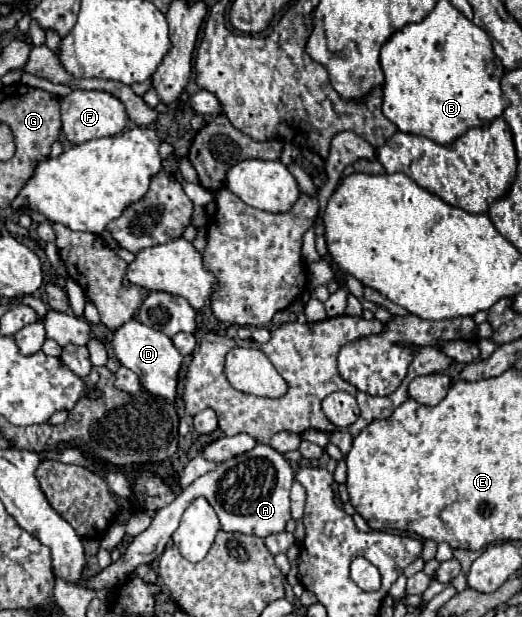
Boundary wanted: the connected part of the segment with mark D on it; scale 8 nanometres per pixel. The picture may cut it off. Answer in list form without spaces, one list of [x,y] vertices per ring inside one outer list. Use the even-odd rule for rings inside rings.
[[[131,318],[129,322],[125,322],[121,328],[117,328],[113,332],[111,344],[113,344],[113,352],[115,352],[117,360],[125,368],[133,370],[141,378],[141,384],[143,384],[143,388],[147,392],[157,394],[161,398],[167,398],[171,402],[175,400],[175,394],[177,394],[177,374],[179,374],[183,356],[177,352],[177,348],[173,346],[171,338],[167,338],[159,330],[153,330],[153,328],[145,326],[137,318]]]

